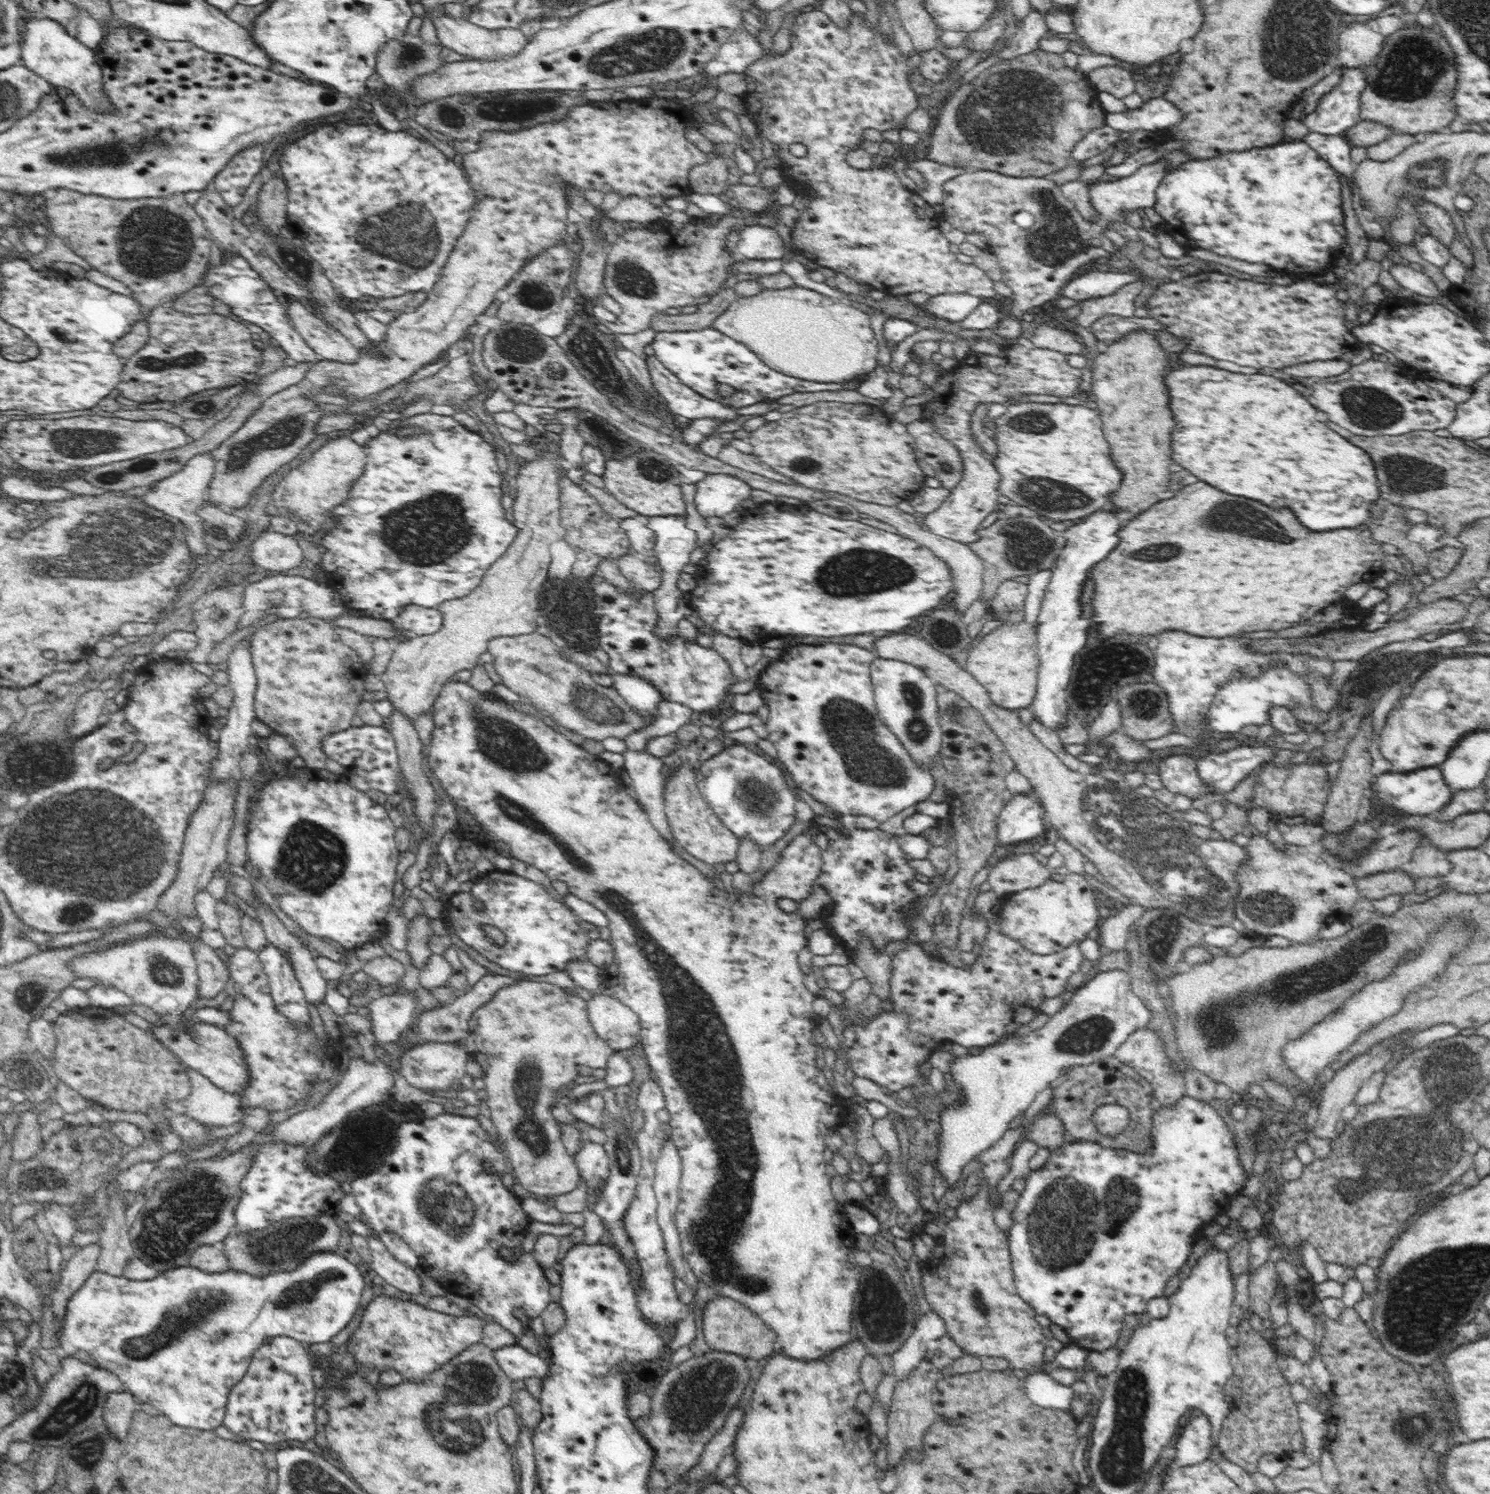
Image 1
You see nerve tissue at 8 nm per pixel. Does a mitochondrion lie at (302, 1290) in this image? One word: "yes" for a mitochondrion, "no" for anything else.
yes

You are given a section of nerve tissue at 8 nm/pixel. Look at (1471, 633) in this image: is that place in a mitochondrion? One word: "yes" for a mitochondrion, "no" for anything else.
no

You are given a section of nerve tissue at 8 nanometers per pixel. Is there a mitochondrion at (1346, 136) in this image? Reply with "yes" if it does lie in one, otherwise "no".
no

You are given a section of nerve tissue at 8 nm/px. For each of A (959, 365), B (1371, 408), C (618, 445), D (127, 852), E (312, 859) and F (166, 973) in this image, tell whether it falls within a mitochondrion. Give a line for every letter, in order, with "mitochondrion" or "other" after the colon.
A: other
B: mitochondrion
C: mitochondrion
D: mitochondrion
E: mitochondrion
F: mitochondrion

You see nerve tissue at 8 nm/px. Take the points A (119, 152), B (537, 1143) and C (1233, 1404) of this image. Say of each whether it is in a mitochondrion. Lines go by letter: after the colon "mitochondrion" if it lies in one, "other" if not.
A: mitochondrion
B: mitochondrion
C: other

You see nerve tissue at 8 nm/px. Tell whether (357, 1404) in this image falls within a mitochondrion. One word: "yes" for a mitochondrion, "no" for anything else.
no

